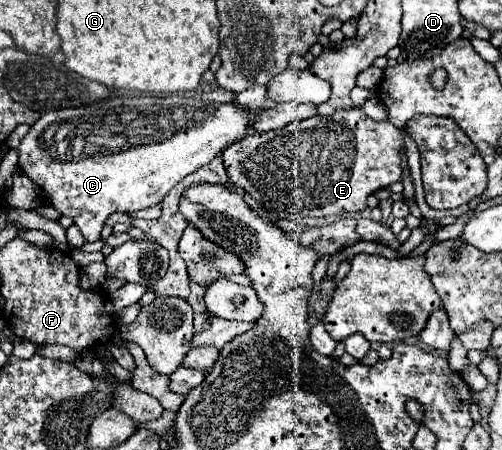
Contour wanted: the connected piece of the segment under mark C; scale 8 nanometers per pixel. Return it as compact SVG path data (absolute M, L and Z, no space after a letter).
M180 95L114 97L90 107L48 111L20 141L18 169L46 191L48 203L62 215L68 215L86 241L98 241L104 221L112 213L132 213L160 203L186 175L200 169L232 141L250 135L248 121L252 121L252 115L252 109L242 109L236 103L222 105Z

